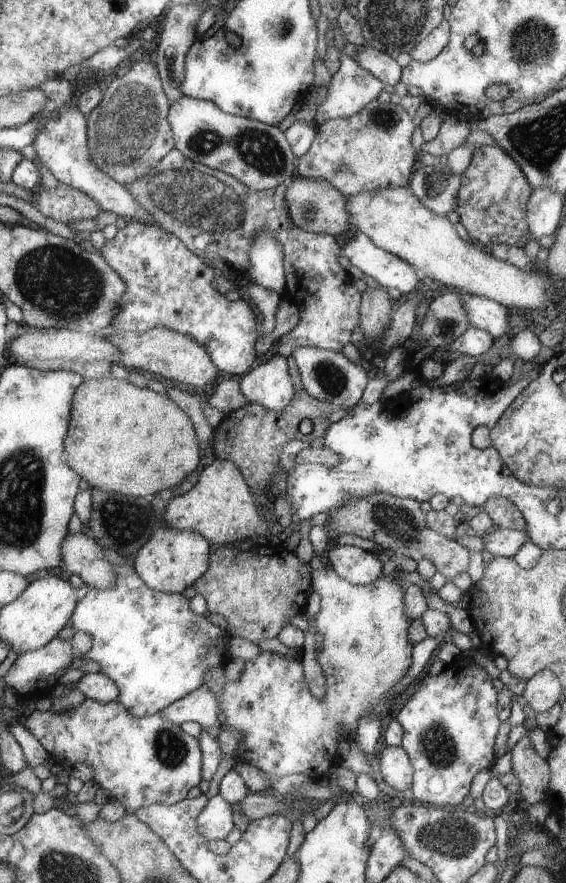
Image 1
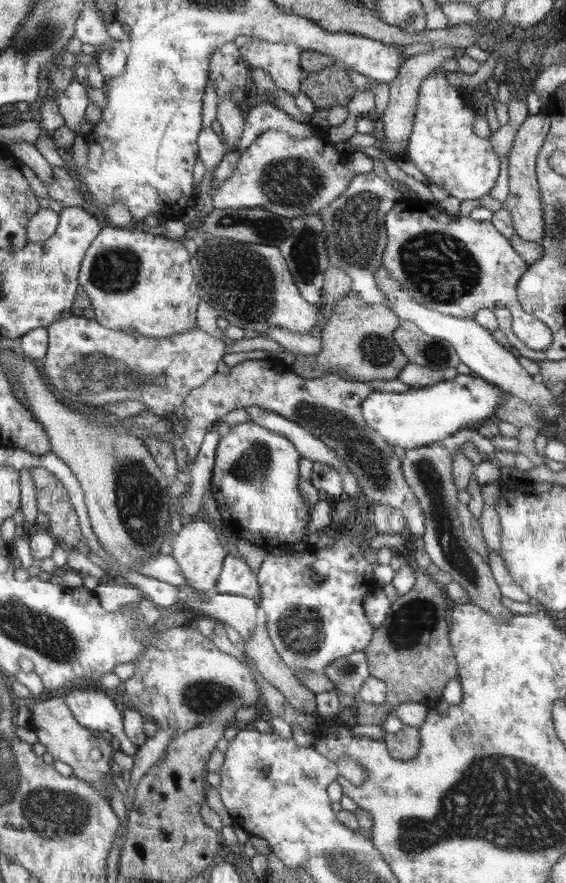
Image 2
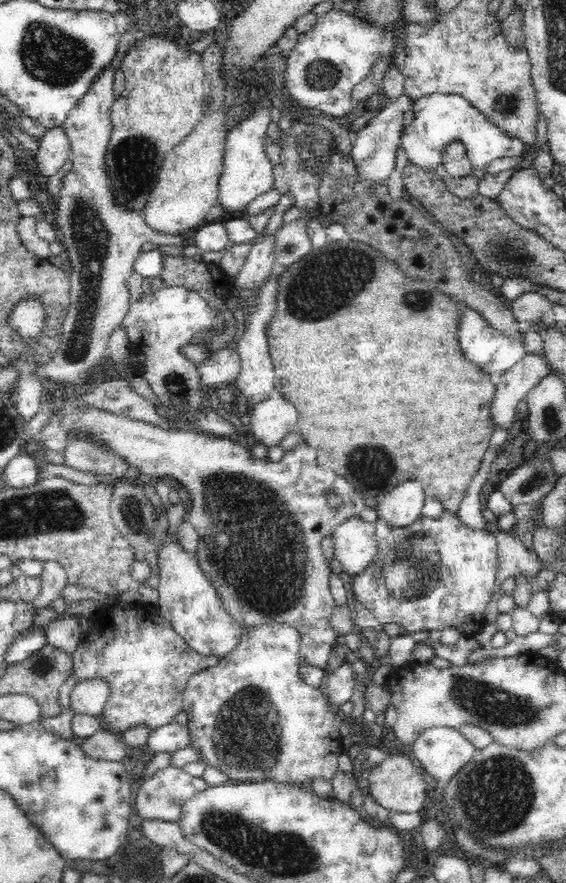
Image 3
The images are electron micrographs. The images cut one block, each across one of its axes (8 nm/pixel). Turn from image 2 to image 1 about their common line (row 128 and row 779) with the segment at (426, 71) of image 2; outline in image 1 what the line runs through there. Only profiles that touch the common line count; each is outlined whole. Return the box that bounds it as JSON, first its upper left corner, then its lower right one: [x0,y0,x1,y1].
[378,745,413,791]

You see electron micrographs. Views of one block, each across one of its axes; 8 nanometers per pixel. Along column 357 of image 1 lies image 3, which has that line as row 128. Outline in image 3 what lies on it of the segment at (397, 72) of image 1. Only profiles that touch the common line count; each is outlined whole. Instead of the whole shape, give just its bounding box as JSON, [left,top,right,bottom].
[34,126,71,177]

